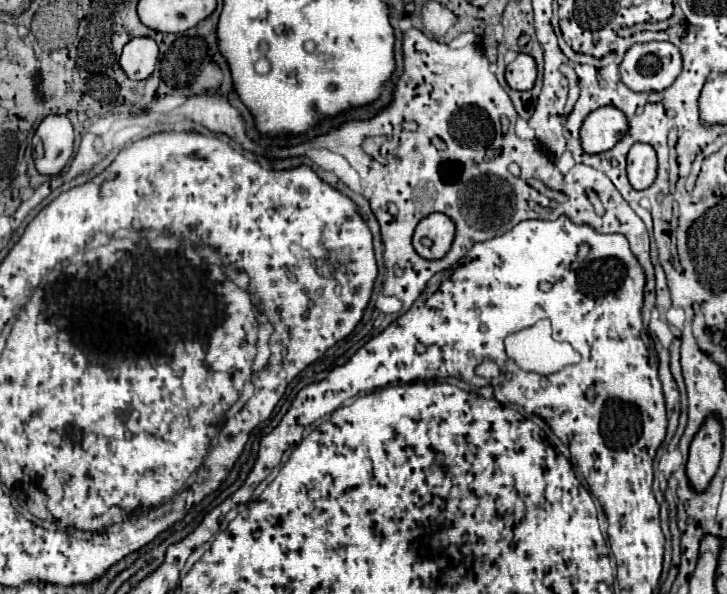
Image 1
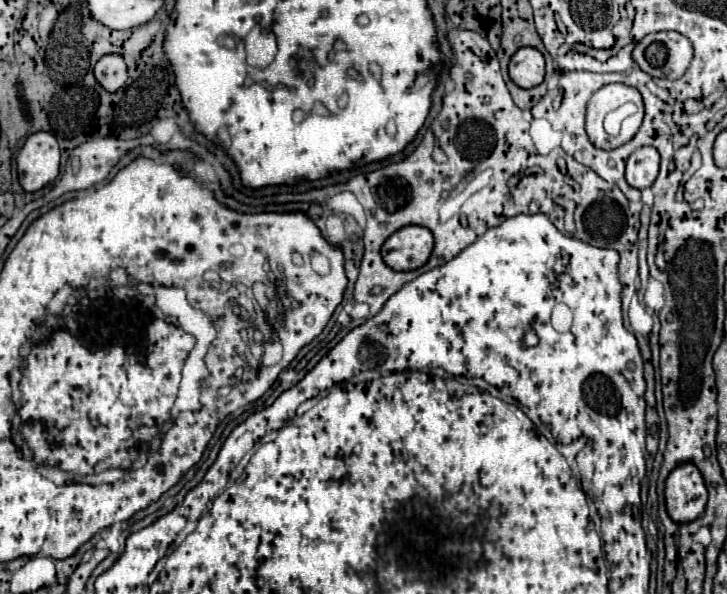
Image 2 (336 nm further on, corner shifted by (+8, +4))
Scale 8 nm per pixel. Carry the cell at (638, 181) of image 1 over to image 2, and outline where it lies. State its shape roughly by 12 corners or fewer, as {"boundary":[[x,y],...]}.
{"boundary":[[638,148],[626,162],[626,180],[642,190],[654,184],[660,154]]}

